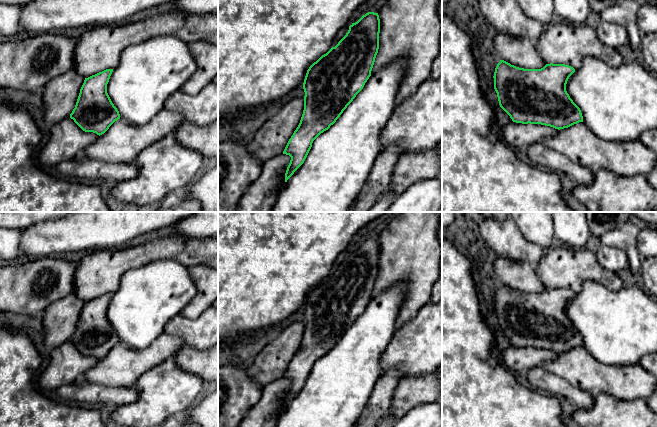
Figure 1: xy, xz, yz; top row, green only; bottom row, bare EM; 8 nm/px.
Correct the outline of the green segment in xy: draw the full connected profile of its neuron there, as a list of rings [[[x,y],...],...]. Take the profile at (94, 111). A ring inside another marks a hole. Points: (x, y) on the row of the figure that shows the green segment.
[[[106,69],[85,78],[70,118],[85,132],[96,133],[98,139],[82,153],[90,159],[112,163],[135,163],[139,154],[160,139],[172,133],[184,122],[180,113],[162,109],[145,125],[133,125],[120,118],[119,111],[112,103],[107,84],[113,69]]]

